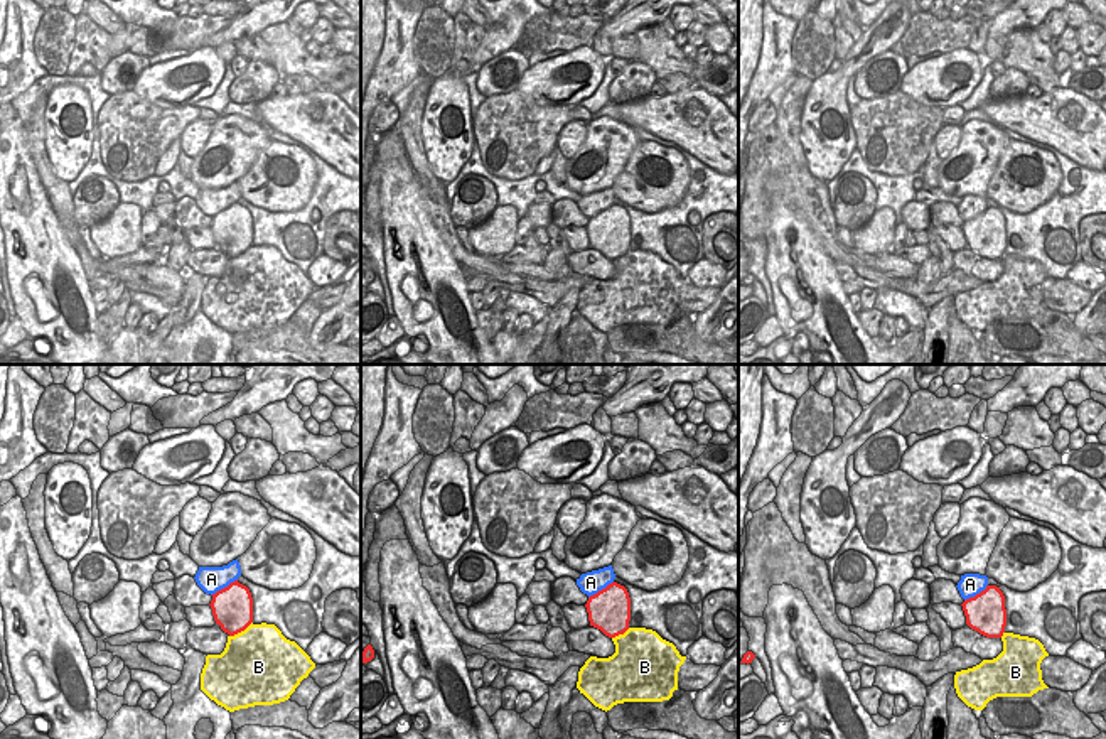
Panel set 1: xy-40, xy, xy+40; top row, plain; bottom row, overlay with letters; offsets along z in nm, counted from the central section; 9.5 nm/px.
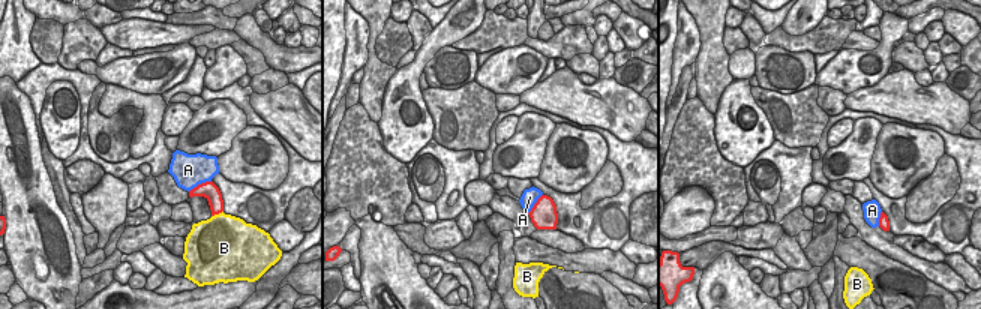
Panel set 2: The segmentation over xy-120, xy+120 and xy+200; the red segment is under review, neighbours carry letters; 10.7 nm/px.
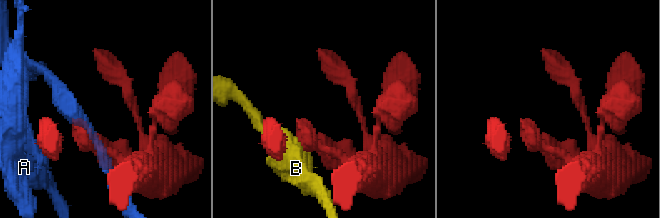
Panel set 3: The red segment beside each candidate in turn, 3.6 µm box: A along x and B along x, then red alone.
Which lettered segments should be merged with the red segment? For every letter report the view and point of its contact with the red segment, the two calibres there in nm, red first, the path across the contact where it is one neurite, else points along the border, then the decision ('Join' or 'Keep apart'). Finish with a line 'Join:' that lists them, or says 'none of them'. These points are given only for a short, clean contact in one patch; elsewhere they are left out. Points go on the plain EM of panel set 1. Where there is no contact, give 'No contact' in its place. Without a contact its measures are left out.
A: Touches red at xy-40 (225, 210). Thickness 380 nm (red) against 260 nm. Keep apart
B: Touches red at xy-40 (240, 253). Thickness 380 nm (red) against 480 nm. Boundary: xy-40 (252, 243), (230, 258). Keep apart
Join: none of them.

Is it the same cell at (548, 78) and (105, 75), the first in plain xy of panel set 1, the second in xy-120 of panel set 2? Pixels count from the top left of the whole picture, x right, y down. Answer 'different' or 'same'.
same

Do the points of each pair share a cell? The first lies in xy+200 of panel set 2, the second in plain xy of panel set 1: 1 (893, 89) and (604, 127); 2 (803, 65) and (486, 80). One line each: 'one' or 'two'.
1: two
2: one

